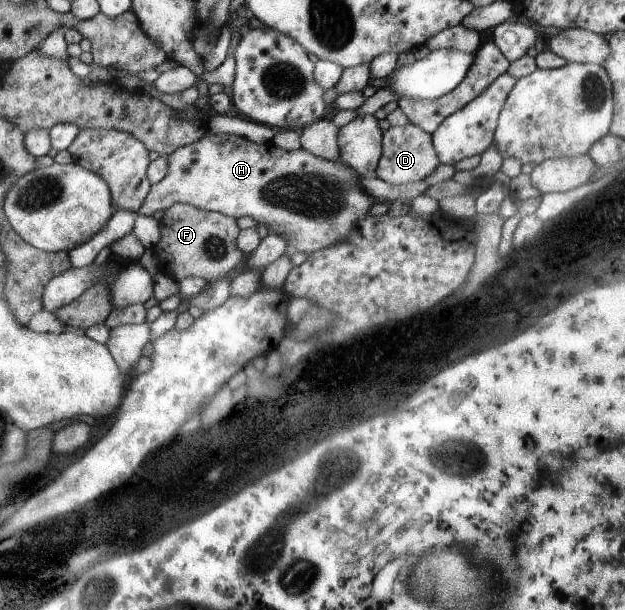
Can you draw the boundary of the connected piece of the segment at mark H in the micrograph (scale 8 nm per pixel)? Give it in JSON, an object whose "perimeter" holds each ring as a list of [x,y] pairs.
{"perimeter":[[[207,132],[196,142],[177,148],[166,157],[168,172],[160,182],[151,186],[136,214],[150,216],[156,210],[165,211],[174,203],[188,203],[205,211],[214,211],[229,217],[250,216],[257,224],[264,224],[275,235],[283,237],[289,250],[304,254],[322,250],[345,241],[358,227],[359,220],[370,215],[370,207],[382,199],[371,197],[360,186],[353,168],[338,161],[326,160],[300,148],[293,151],[274,146],[270,141],[256,144],[247,137],[228,133]]]}

